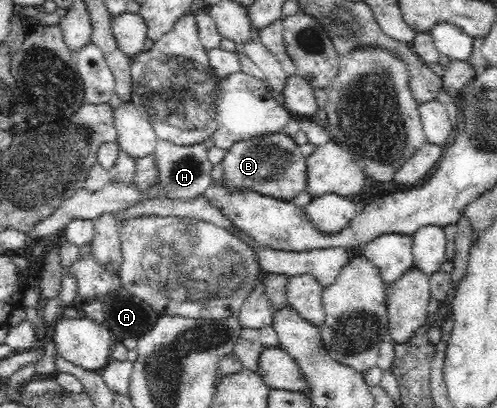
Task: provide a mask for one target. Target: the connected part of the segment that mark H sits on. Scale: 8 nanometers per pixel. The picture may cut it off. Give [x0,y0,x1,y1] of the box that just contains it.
[153,139,213,202]

